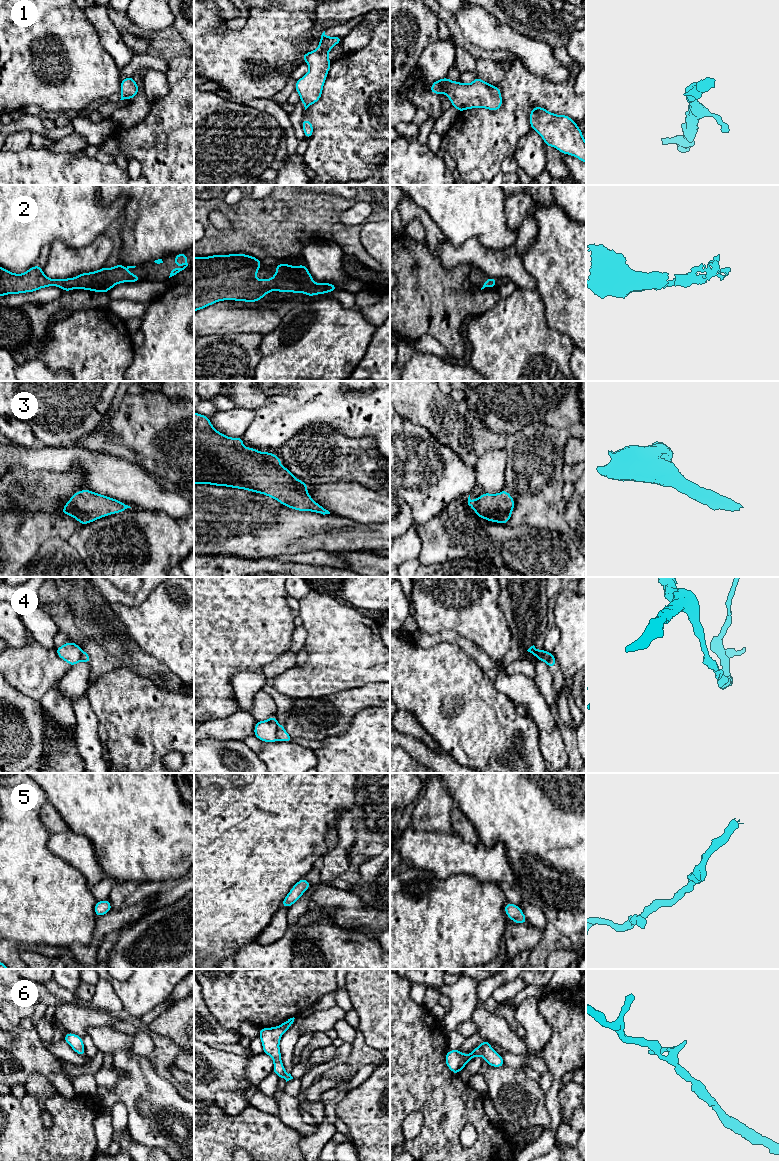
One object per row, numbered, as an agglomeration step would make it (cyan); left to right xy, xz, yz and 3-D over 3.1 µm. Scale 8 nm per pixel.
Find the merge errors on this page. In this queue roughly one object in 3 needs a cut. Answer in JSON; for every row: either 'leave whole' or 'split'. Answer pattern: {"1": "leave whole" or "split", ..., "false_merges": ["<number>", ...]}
{"1": "leave whole", "2": "leave whole", "3": "leave whole", "4": "split", "5": "leave whole", "6": "leave whole", "false_merges": ["4"]}

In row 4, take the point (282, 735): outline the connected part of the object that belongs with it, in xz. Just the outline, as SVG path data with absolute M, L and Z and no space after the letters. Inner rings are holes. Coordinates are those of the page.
M278 725L277 738L279 741L292 742L292 737L285 731L284 725Z

